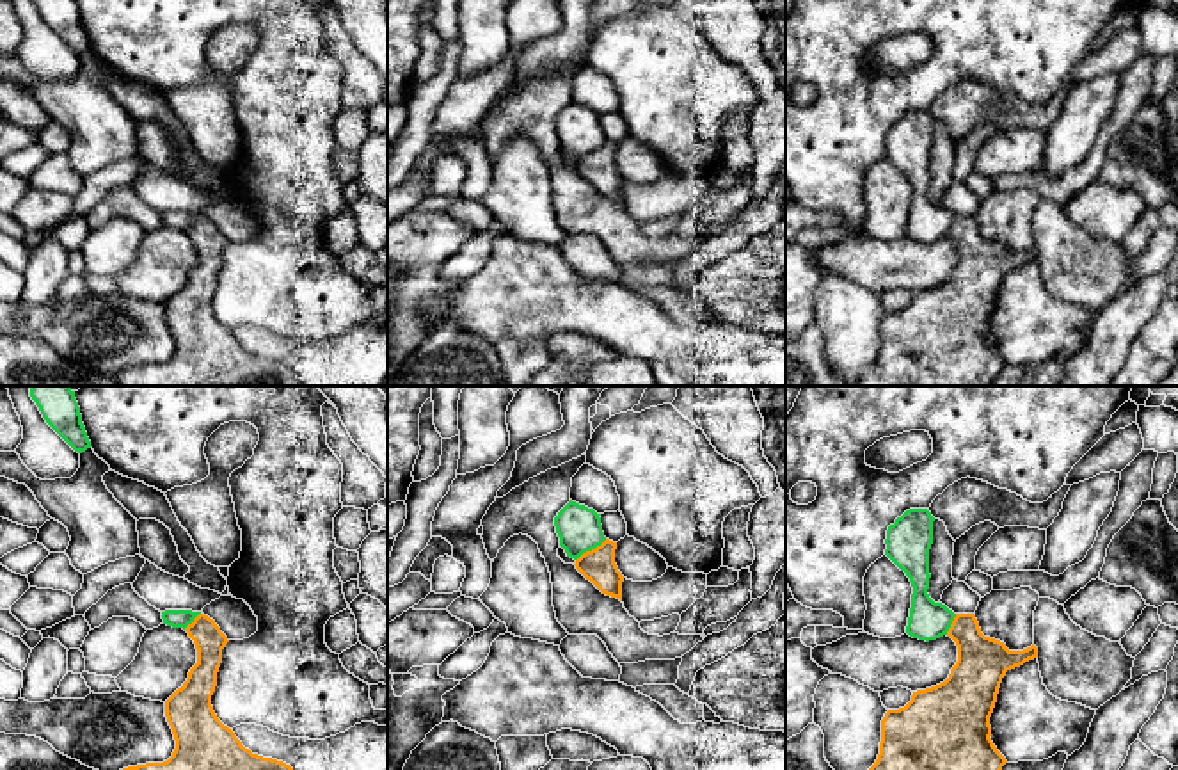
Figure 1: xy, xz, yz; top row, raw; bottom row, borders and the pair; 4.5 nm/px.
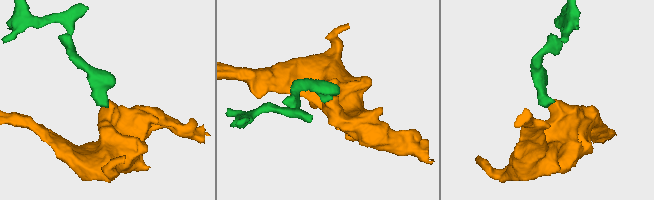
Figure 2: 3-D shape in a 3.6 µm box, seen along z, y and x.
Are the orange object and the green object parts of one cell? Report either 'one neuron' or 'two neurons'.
two neurons

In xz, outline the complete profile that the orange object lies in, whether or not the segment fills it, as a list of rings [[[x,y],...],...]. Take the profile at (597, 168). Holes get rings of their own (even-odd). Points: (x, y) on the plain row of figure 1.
[[[606,140],[595,151],[583,155],[574,167],[602,196],[622,203],[624,178],[615,165],[615,151],[617,144]]]

